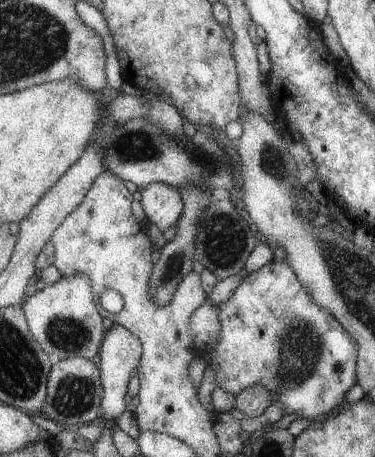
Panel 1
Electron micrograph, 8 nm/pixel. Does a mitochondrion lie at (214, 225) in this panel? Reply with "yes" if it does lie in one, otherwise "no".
yes

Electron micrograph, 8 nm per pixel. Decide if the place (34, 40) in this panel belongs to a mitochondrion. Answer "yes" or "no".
yes

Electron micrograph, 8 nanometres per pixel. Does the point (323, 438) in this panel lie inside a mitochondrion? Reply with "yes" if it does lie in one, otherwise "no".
no

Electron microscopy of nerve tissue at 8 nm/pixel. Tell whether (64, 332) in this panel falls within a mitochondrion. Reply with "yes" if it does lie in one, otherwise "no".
yes

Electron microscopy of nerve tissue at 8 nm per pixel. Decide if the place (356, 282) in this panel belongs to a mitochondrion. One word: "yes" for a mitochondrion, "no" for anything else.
yes

